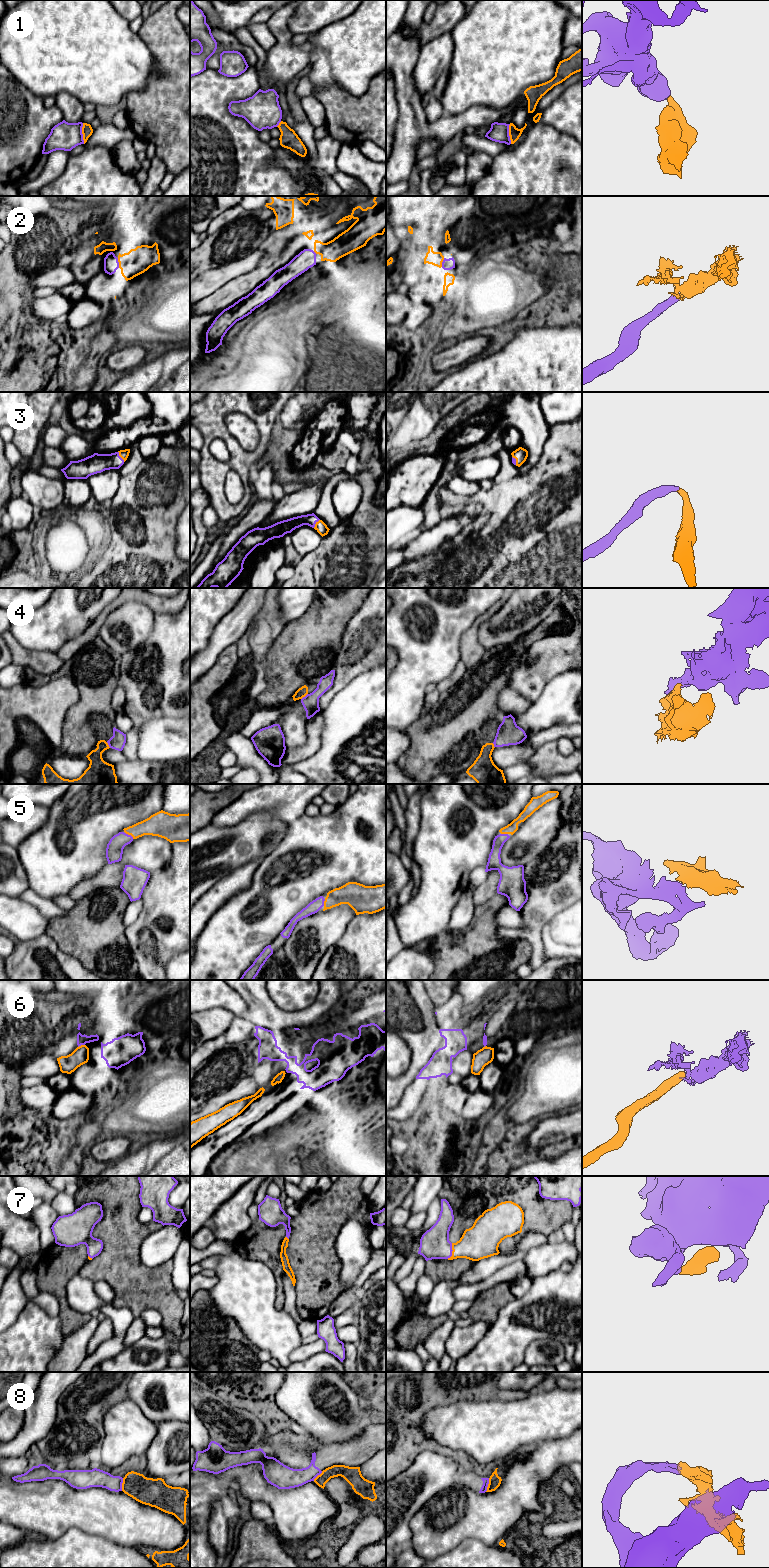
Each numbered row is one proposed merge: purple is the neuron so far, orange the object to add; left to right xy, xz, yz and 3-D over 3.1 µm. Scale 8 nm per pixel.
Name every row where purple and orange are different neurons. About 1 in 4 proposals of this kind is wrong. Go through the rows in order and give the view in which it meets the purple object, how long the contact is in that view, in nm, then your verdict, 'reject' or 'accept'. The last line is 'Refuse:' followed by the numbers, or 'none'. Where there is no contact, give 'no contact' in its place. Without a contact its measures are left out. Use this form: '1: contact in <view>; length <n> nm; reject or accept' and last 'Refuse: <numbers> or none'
1: contact in xy; length 170 nm; reject
2: contact in xy; length 80 nm; accept
3: contact in xy; length 100 nm; accept
4: contact in xz; length 80 nm; reject
5: contact in xy; length 90 nm; accept
6: contact in xy; length 60 nm; reject
7: contact in yz; length 130 nm; accept
8: contact in yz; length 120 nm; reject
Refuse: 1, 4, 6, 8

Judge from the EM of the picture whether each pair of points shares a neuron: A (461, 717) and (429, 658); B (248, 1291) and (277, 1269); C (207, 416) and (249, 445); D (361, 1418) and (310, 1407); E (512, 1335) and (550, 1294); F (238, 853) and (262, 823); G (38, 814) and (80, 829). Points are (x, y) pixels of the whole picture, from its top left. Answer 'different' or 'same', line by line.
A: different
B: different
C: different
D: same
E: same
F: same
G: different

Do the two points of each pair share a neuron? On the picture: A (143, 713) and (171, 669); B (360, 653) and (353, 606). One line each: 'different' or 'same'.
A: same
B: different

